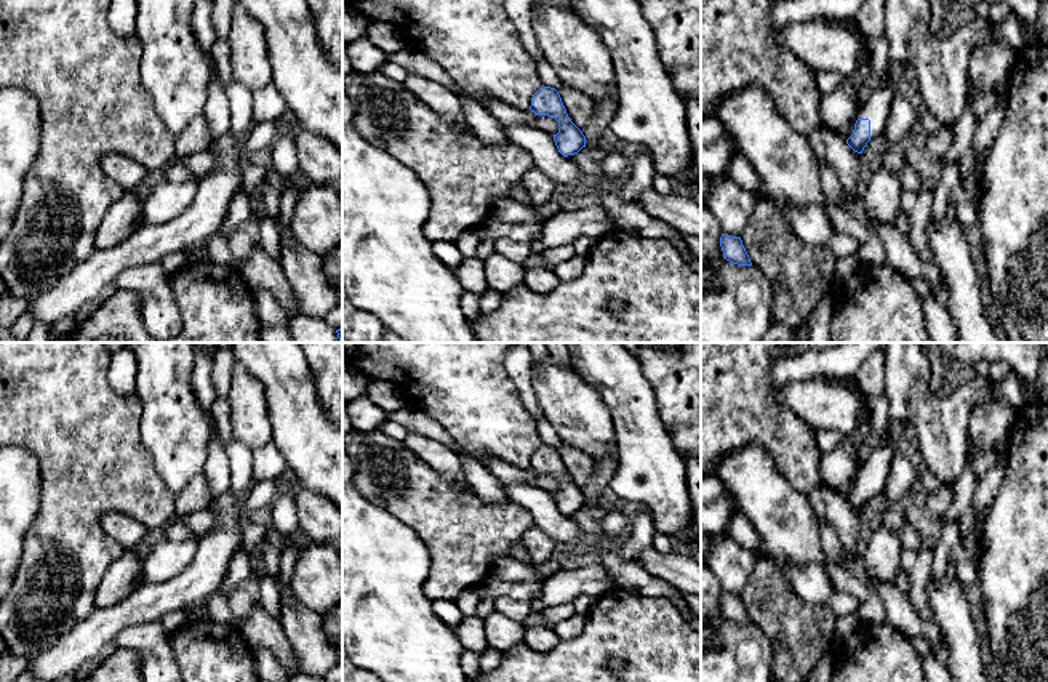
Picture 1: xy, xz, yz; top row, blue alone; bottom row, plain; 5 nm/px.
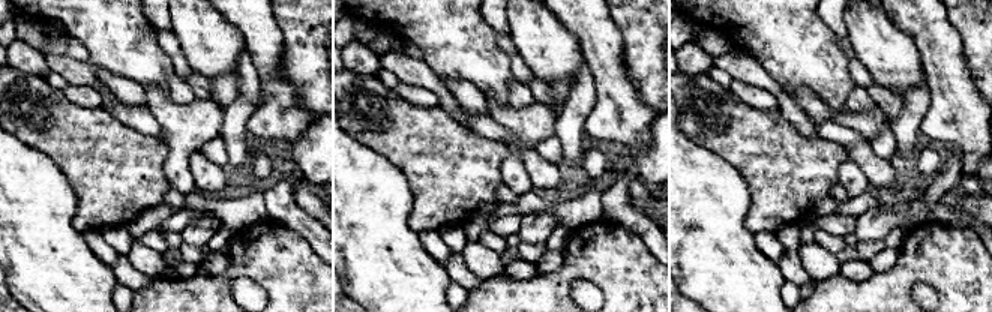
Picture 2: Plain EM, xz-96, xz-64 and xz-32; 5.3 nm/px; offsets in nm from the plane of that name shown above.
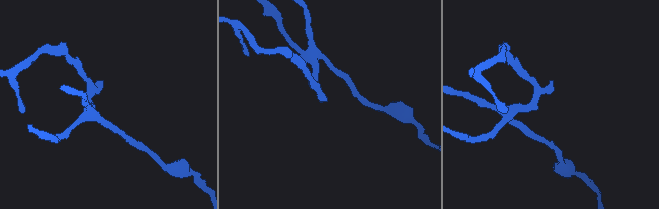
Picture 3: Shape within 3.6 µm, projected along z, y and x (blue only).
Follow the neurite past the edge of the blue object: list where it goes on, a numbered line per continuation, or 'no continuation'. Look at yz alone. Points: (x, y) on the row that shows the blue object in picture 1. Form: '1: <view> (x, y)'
1: yz (877, 106)

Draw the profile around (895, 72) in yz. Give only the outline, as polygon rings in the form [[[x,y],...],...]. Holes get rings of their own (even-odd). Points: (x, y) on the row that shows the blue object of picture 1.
[[[891,64],[888,66],[888,70],[886,70],[886,75],[888,75],[888,83],[890,83],[890,91],[891,91],[891,96],[898,94],[898,86],[902,80],[902,75],[904,72],[907,70],[909,67],[904,66],[904,64]]]

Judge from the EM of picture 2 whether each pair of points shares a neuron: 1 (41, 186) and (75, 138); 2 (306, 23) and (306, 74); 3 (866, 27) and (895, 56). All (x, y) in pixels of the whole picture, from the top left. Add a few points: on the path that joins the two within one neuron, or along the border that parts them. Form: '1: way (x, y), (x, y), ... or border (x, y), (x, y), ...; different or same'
1: border (27, 144), (41, 150), (63, 173), (75, 195); different
2: way (306, 35), (306, 62); same
3: way (874, 35), (887, 48); same

